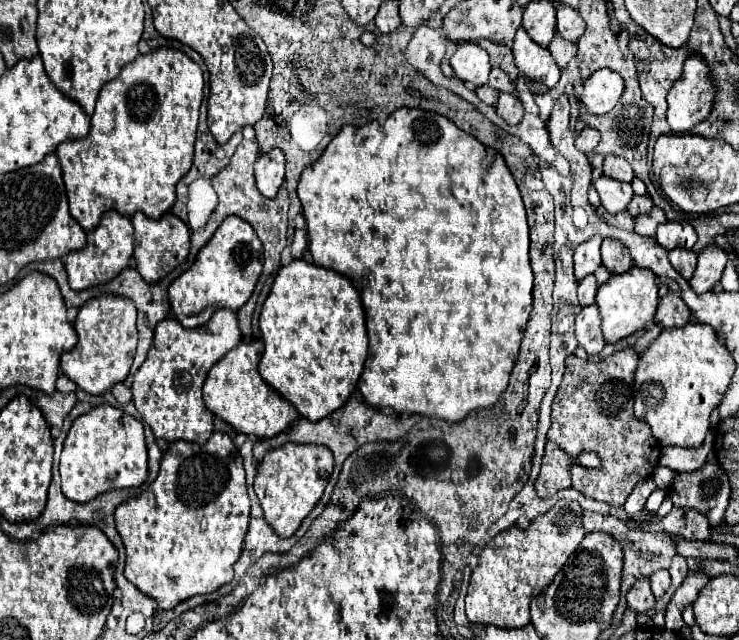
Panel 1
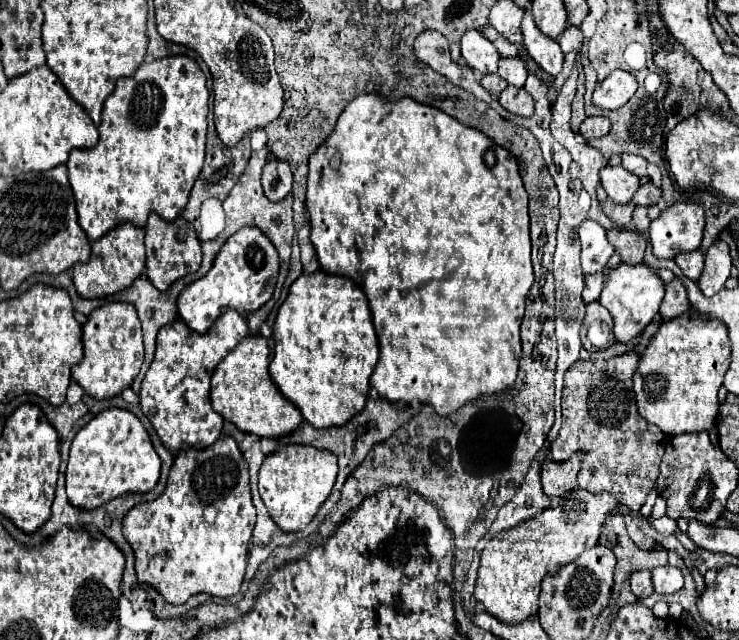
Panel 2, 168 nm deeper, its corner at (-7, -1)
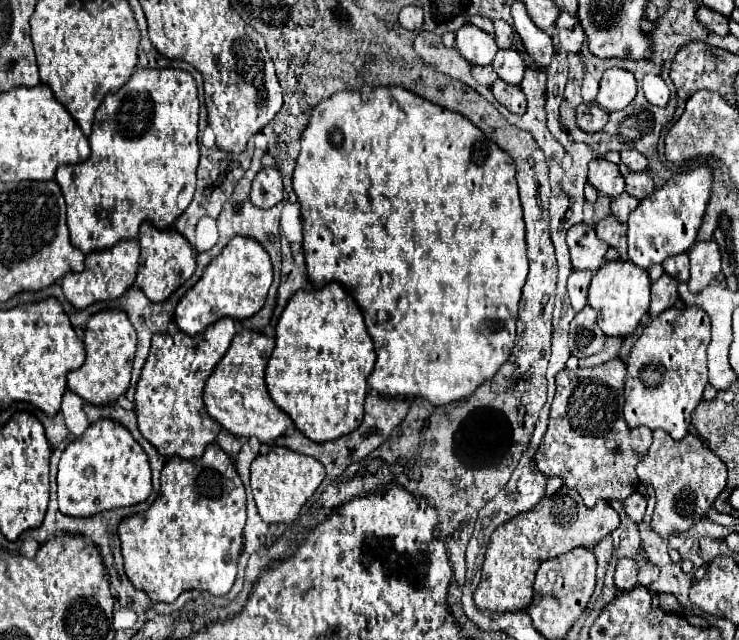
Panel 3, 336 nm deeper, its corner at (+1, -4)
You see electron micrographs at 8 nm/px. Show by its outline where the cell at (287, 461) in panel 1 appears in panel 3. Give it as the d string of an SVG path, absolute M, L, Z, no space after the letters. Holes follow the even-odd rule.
M273 447L257 455L251 463L251 491L261 519L265 523L293 523L323 479L325 467L315 457L295 453L287 447Z

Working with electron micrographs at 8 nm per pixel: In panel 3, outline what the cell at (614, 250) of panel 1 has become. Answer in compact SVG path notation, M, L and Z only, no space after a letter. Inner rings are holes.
M609 215L595 225L595 231L601 241L615 247L619 251L621 259L627 261L627 225L625 223L621 223L617 217Z

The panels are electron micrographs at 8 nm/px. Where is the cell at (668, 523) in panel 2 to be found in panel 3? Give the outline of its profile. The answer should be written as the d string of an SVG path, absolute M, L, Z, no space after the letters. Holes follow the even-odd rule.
M635 491L633 495L629 495L629 499L623 501L625 513L633 519L633 521L643 521L645 515L645 507L647 507L647 499L643 495L639 495L639 491Z

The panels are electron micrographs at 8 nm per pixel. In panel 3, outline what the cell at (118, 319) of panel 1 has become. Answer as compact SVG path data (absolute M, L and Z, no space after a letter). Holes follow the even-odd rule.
M117 309L95 313L87 323L83 341L87 349L87 359L83 367L69 373L67 377L69 391L73 391L85 403L91 403L91 405L115 403L129 389L131 365L133 365L135 347L137 347L137 333L129 317L125 317L125 313Z

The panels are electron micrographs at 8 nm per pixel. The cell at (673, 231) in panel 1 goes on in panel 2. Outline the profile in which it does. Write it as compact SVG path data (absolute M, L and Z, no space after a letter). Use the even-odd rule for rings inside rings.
M673 204L663 208L661 216L649 226L649 240L657 258L673 258L679 252L691 252L701 246L705 226L703 206Z

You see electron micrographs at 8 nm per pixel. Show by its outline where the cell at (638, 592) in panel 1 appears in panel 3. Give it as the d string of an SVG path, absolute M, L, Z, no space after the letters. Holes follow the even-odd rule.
M629 557L619 559L617 567L615 567L615 575L613 575L615 587L619 591L627 591L627 589L635 587L637 585L637 571L639 571L639 567L633 559L629 559Z

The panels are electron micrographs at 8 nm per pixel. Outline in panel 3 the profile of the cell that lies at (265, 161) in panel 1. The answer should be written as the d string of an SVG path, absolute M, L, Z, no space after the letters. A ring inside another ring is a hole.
M275 167L261 169L253 179L251 203L261 209L269 209L283 199L283 181L281 173Z

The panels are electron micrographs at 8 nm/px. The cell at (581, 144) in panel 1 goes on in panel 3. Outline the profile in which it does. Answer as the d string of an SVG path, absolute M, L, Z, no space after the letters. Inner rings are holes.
M581 103L577 107L577 125L587 133L599 131L607 123L607 119L607 111L601 109L597 103Z

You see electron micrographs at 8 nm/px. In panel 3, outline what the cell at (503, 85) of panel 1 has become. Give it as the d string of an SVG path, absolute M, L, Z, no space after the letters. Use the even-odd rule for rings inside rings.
M499 49L493 59L493 67L497 75L511 85L519 85L525 73L525 63L515 49Z

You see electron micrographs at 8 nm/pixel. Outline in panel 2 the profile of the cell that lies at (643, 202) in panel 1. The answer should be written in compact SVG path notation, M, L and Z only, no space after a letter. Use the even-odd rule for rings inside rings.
M651 182L649 184L643 184L637 194L633 196L633 204L635 206L653 206L653 204L659 204L661 200L661 188L653 186Z

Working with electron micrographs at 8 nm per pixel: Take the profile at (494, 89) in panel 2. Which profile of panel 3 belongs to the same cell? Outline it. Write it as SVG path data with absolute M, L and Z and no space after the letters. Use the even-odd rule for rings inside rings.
M473 65L471 71L473 71L473 77L475 77L479 83L483 83L483 85L493 85L493 81L497 79L497 73L495 73L493 65L485 65L485 67Z

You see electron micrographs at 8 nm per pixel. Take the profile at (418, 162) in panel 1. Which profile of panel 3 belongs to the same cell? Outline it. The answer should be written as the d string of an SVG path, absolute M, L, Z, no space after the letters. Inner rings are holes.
M377 87L367 97L361 91L341 91L321 101L311 115L311 121L301 137L301 153L297 157L293 185L297 201L301 203L303 221L303 253L307 265L307 277L313 289L321 289L329 281L341 283L351 291L365 315L373 317L371 337L377 351L375 369L367 383L371 389L385 397L409 399L423 397L433 405L447 405L451 401L469 397L483 381L493 377L497 369L509 359L515 339L517 303L527 277L527 243L525 221L517 193L515 163L497 147L477 125L473 125L461 113L449 111L441 105L433 105L403 87Z

